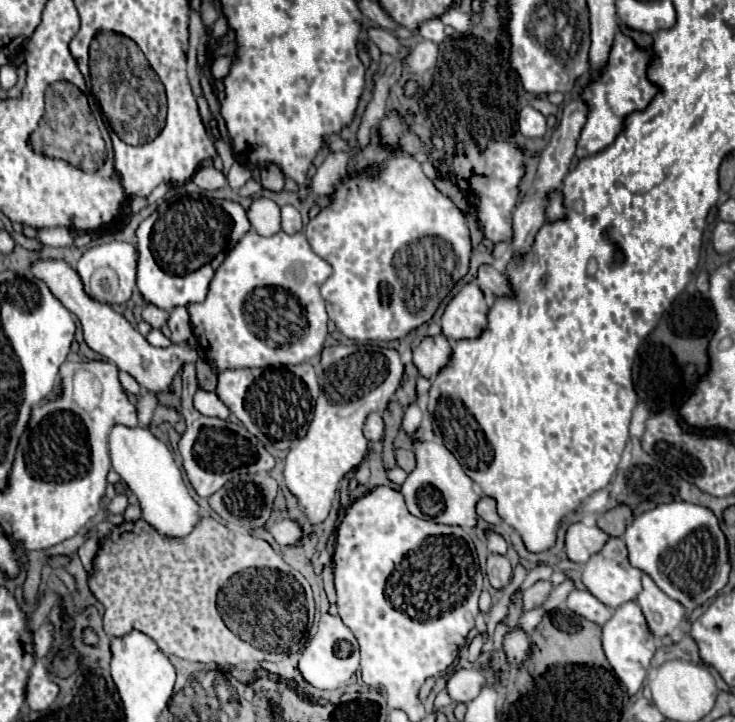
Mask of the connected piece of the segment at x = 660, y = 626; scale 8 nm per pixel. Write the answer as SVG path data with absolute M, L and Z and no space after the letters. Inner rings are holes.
M642 575L642 593L638 595L638 603L656 639L670 635L684 619L686 609L678 601L670 599L664 591L660 591L648 575Z

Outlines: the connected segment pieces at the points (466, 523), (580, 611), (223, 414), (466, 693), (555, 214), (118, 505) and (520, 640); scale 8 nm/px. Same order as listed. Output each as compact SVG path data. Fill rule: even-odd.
M412 441L416 453L416 467L400 485L400 493L406 499L408 511L420 519L428 519L444 525L460 525L470 529L476 525L476 503L480 499L478 491L474 491L472 479L464 473L458 459L446 451L446 447L438 441Z
M574 589L568 599L566 599L566 607L570 611L574 611L576 615L582 615L598 625L604 625L610 617L612 617L612 609L606 607L604 603L600 603L590 591L578 591Z
M197 389L194 393L194 407L208 417L220 417L226 419L228 417L228 407L218 399L216 393L212 391L204 391L204 389Z
M458 669L448 677L446 693L456 703L460 703L460 701L470 703L480 693L484 679L486 679L486 675L476 669Z
M550 191L548 193L544 211L546 211L546 221L562 219L562 215L566 215L566 211L562 211L562 191Z
M116 495L116 497L110 501L110 505L108 505L108 513L110 513L110 515L122 515L124 509L126 509L126 505L128 505L126 495Z
M512 627L504 633L502 639L502 651L508 659L508 663L516 669L522 667L526 659L530 659L530 633L526 633L522 627Z

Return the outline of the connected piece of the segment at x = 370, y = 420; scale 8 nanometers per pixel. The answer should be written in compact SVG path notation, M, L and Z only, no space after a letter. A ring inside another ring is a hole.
M370 413L366 417L366 423L364 423L364 437L368 441L380 441L382 433L384 433L384 421L382 421L382 417L378 413Z

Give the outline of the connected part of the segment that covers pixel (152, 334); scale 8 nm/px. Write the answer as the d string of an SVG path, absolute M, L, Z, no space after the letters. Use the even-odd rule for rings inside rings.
M152 329L146 336L146 340L155 347L168 347L172 344L170 339L162 334L160 330Z

